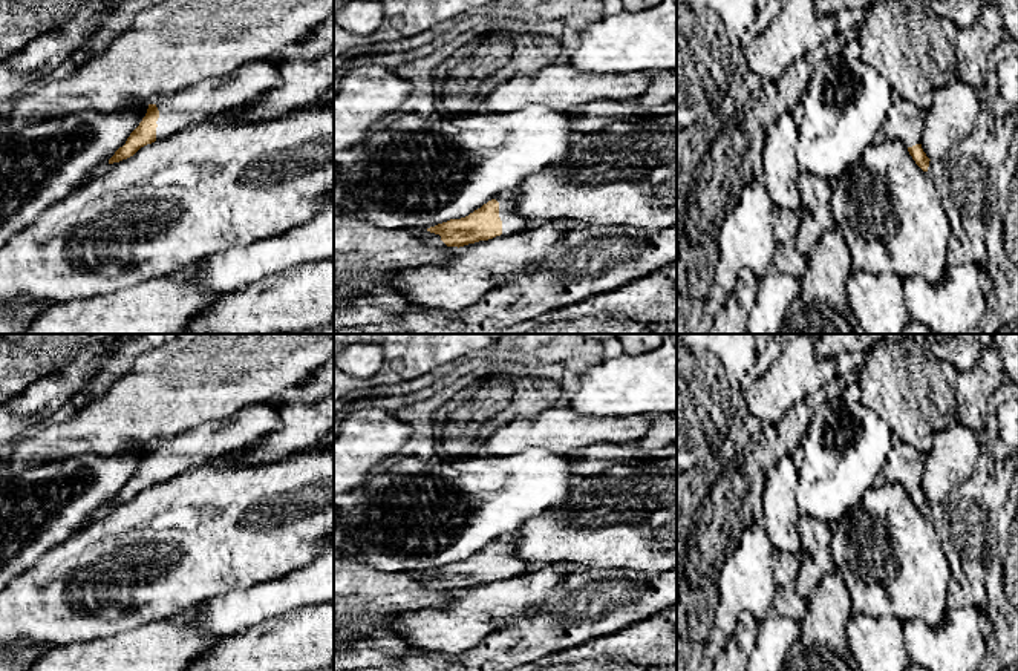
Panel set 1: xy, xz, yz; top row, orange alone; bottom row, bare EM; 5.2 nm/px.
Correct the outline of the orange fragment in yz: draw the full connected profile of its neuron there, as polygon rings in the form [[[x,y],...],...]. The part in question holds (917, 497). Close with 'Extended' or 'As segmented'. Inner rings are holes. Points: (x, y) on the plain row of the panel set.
[[[897,440],[892,443],[886,458],[882,480],[899,483],[909,495],[915,507],[928,515],[929,501],[922,492],[922,472],[925,467],[925,457],[909,444]]]. Extended

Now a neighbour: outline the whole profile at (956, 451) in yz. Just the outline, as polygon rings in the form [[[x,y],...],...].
[[[958,420],[935,432],[922,472],[922,492],[926,499],[931,504],[940,502],[974,475],[978,461],[978,438]]]

